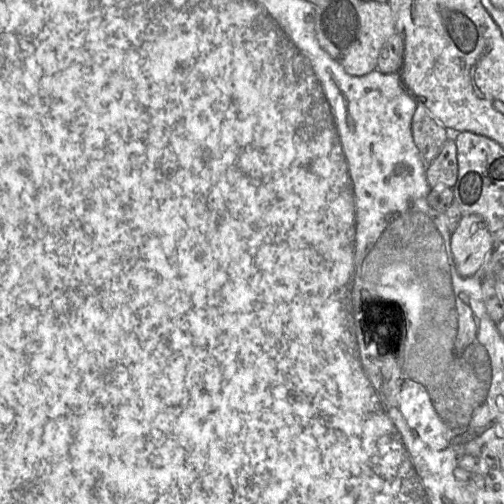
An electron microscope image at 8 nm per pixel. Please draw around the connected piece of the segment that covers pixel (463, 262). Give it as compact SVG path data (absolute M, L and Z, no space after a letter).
M477 214L462 216L451 235L451 252L458 273L474 276L485 264L492 246L486 221Z

